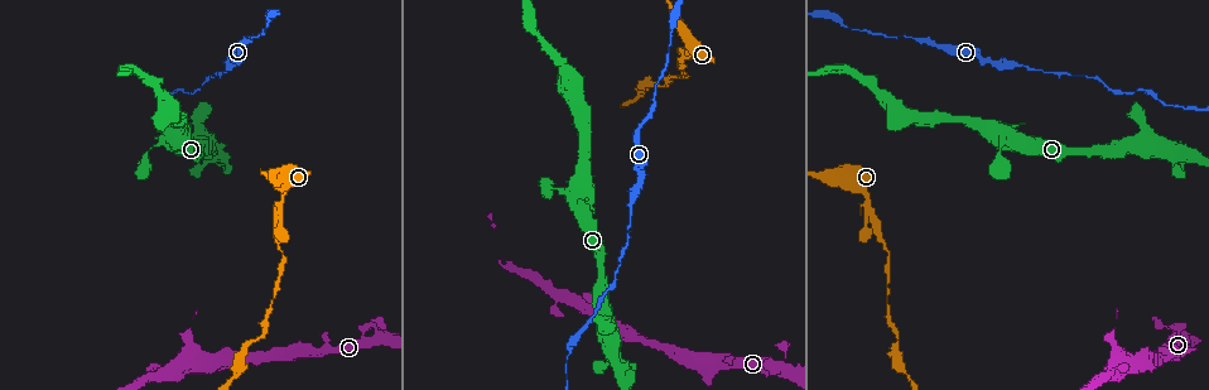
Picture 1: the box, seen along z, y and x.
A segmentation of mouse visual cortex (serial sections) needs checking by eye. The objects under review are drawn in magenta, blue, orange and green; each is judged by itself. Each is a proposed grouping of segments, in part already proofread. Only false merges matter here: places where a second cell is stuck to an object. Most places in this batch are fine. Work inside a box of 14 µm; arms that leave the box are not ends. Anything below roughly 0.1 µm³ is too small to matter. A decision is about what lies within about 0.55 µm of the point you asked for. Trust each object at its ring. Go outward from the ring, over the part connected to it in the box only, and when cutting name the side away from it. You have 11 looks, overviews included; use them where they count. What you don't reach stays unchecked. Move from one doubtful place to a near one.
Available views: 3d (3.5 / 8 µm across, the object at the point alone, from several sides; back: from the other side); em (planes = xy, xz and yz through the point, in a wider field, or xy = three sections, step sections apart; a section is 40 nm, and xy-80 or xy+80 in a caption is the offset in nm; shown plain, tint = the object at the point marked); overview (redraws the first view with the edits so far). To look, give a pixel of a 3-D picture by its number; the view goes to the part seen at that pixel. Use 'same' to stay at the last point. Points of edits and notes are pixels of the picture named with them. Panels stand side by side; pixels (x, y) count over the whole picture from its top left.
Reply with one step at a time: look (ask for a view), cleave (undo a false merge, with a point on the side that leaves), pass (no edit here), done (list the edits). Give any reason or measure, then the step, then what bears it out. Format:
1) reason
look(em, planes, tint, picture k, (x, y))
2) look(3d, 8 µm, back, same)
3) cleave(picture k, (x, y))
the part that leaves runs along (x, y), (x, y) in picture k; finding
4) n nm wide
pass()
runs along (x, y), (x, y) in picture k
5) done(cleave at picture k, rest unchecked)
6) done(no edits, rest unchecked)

branch point
look(3d, 8 µm, picture 1, (685, 59))

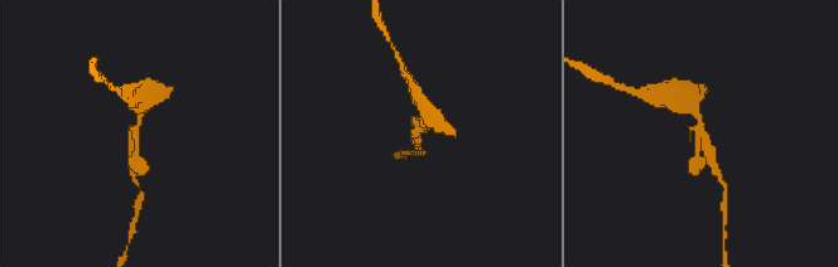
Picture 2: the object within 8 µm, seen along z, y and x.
look(3d, 3.5 µm, picture 2, (418, 129))

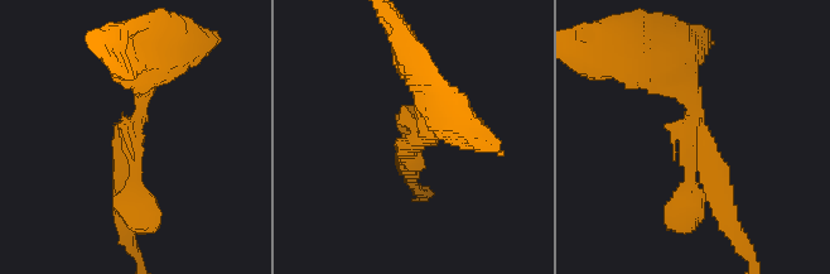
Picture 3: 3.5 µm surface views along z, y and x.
now the EM
look(em, xy, step 1, tint, picture 3, (130, 141))

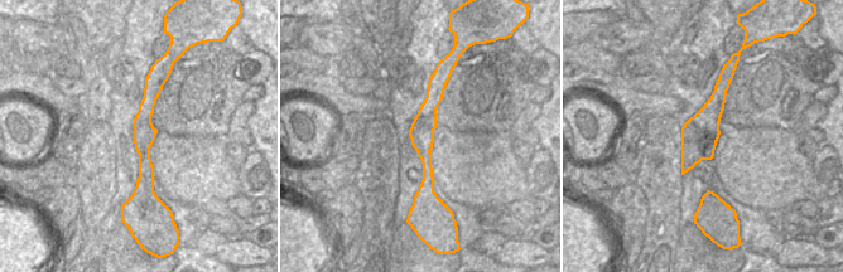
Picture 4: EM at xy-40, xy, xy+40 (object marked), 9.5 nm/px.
240 nm wide
cleave(picture 3, (153, 210))
the part that leaves runs along (688, 148), (688, 210), (678, 230) in picture 3; a second cell is stuck on

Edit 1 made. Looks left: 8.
abrupt turn
look(3d, 8 µm, back, picture 1, (169, 135))

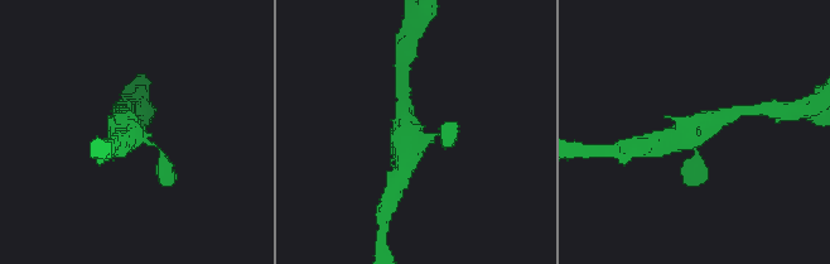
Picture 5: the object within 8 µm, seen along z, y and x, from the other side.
zoom in
look(3d, 3.5 µm, picture 5, (414, 140))

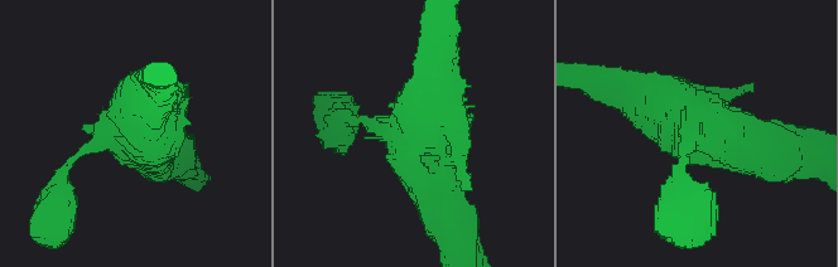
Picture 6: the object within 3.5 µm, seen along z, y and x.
pass()
continuous, no second cell

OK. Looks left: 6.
thin neck
look(3d, 3.5 µm, picture 1, (654, 92))

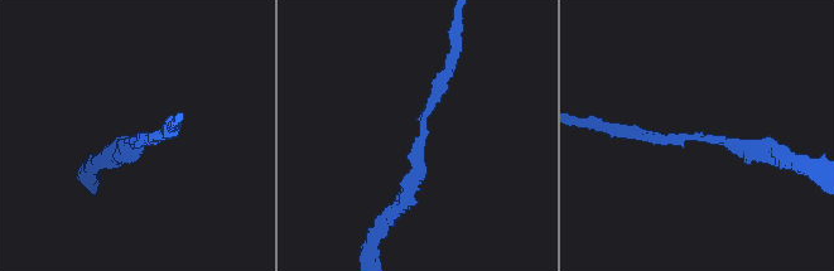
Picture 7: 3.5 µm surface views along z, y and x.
shape alone is not enough
look(em, xy, step 2, tint, picture 7, (420, 127))

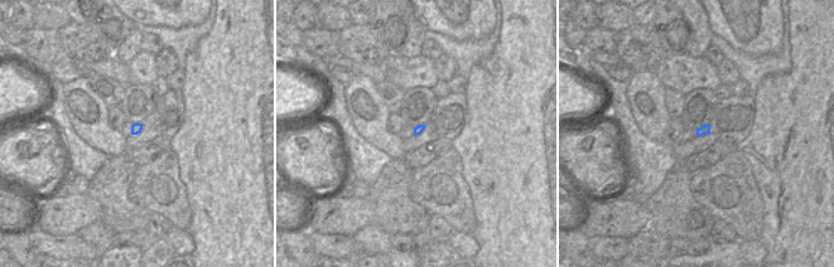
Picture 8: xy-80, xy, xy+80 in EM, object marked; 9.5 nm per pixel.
look(em, xy, step 1, tint, same)

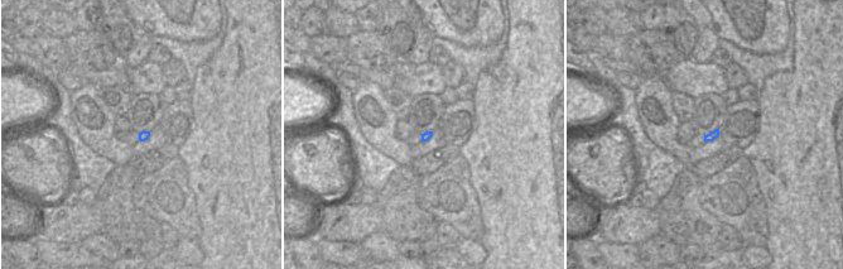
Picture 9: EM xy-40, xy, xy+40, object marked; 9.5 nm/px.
arms of 150, 200 nm
pass()
continuous, no second cell

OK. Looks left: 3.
a fork
look(3d, 3.5 µm, picture 1, (165, 106))

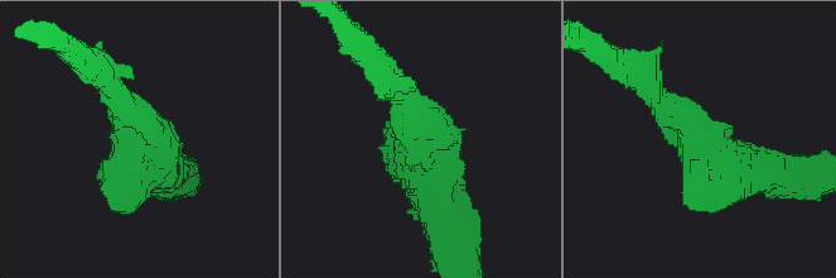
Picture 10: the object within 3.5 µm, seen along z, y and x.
look(em, xy, step 1, tint, picture 10, (706, 145))

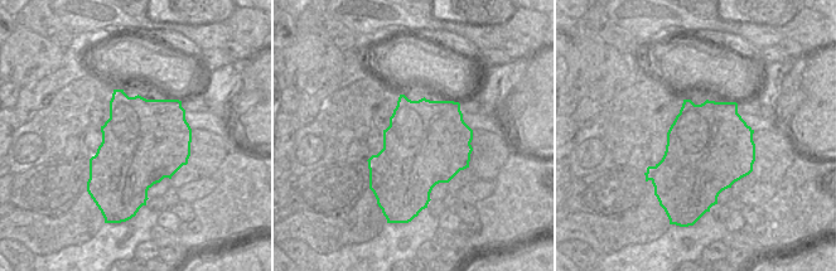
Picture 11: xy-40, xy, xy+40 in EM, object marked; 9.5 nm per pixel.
pass()
continuous, no second cell

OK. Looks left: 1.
done(cleave at picture 3, rest unchecked)

